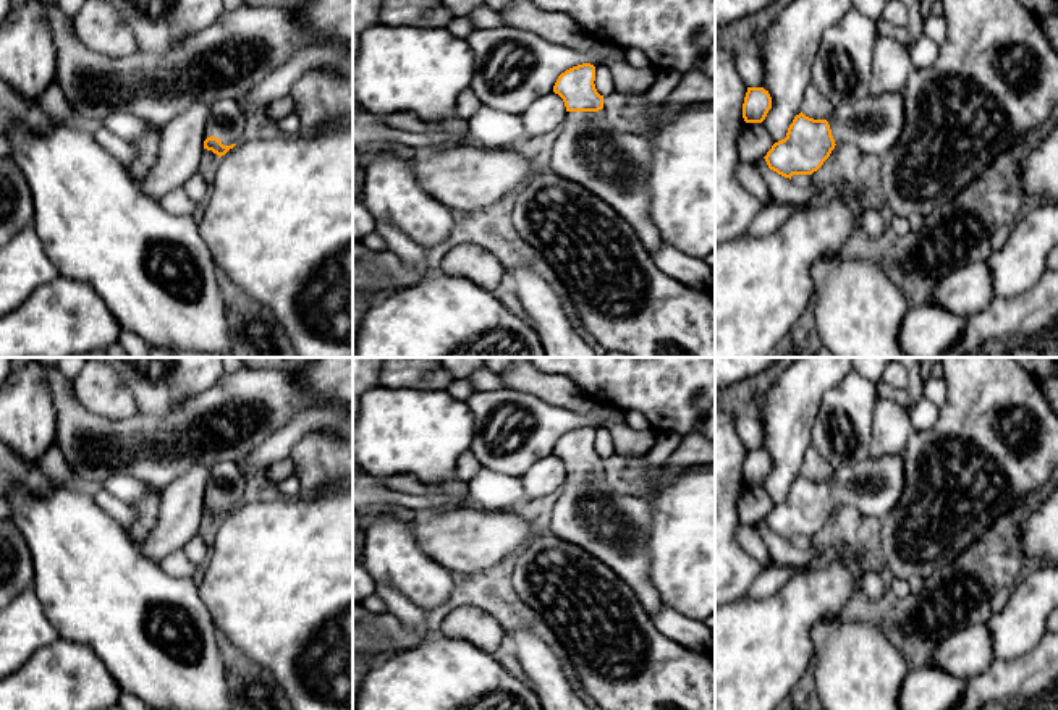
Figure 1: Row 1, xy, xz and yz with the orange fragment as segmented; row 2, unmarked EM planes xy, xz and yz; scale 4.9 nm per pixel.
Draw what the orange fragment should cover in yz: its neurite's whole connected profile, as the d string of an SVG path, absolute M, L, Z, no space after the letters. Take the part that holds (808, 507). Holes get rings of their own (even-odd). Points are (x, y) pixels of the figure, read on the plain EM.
M869 456L853 467L832 469L827 482L802 474L794 479L786 500L764 519L768 530L789 540L812 537L830 519L836 506L854 506L862 514L885 519L904 490L903 456Z

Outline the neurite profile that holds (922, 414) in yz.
M919 398L919 401L909 408L909 422L914 430L927 430L938 419L938 408L927 398Z

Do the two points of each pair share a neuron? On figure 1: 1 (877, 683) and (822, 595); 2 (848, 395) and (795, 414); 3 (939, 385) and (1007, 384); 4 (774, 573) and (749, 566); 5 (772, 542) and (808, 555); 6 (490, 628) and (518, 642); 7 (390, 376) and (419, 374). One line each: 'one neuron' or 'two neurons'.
1: two neurons
2: two neurons
3: two neurons
4: two neurons
5: one neuron
6: two neurons
7: one neuron

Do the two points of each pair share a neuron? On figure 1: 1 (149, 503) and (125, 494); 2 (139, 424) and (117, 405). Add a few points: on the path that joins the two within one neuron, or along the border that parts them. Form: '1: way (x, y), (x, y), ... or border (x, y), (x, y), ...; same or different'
1: border (146, 486), (146, 490), (130, 505); different
2: border (94, 413), (115, 419), (136, 414); different

